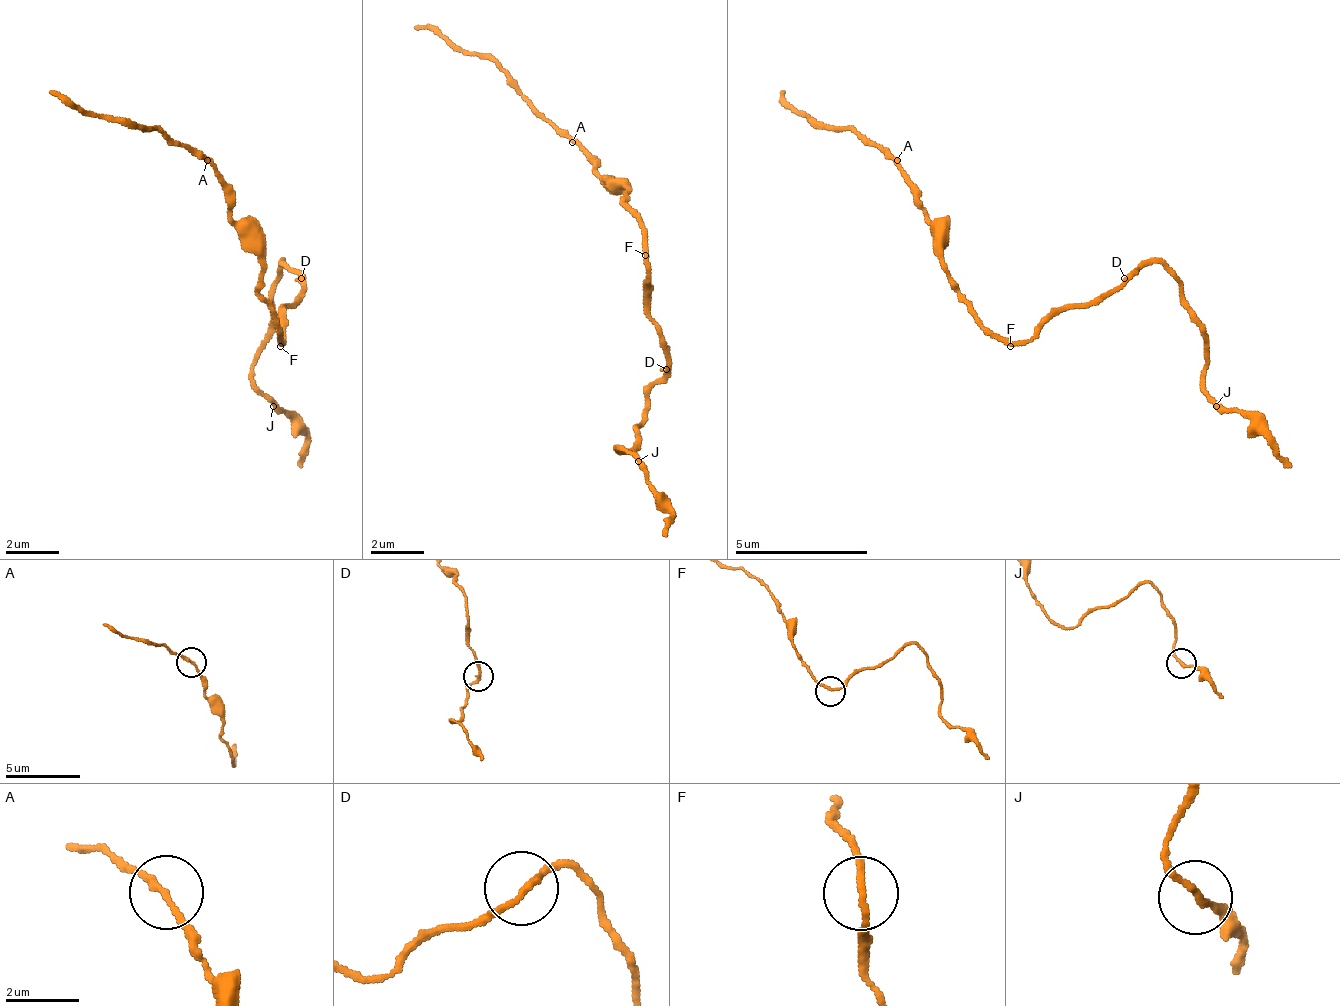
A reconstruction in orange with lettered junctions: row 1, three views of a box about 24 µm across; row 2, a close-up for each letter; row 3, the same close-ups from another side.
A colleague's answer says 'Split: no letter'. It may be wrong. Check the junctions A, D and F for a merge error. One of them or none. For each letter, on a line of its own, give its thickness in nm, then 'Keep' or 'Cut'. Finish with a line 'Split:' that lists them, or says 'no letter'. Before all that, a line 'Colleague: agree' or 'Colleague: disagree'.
Colleague: agree
A: Thickness 180 nm. Keep
D: Thickness 180 nm. Keep
F: Thickness 170 nm. Keep
Split: no letter

